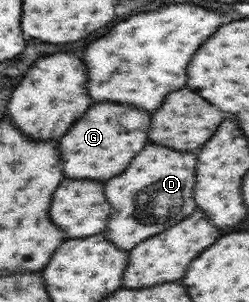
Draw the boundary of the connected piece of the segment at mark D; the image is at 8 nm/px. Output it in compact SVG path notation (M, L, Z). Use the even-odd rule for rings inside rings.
M146 145L138 157L126 167L124 173L106 183L106 197L112 205L112 215L104 231L106 239L118 247L130 251L140 241L158 235L160 231L173 227L196 209L194 187L196 185L195 152L178 153L162 145ZM144 193L144 195L142 195Z

